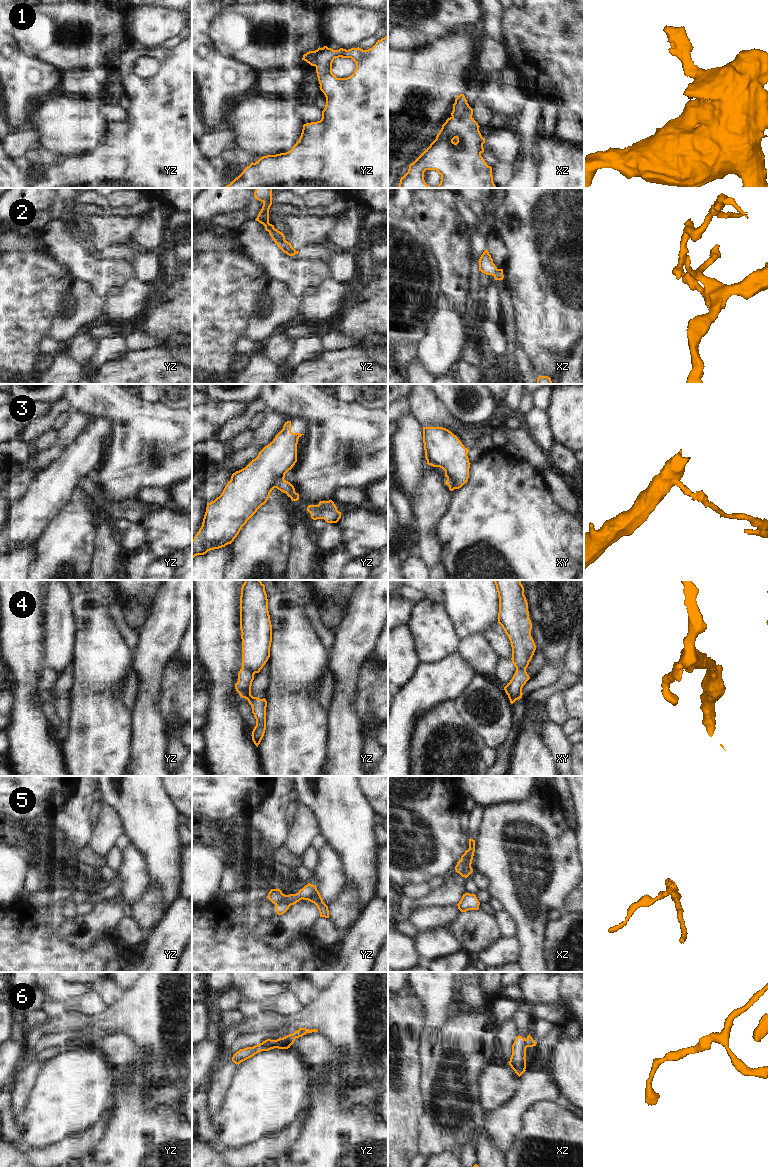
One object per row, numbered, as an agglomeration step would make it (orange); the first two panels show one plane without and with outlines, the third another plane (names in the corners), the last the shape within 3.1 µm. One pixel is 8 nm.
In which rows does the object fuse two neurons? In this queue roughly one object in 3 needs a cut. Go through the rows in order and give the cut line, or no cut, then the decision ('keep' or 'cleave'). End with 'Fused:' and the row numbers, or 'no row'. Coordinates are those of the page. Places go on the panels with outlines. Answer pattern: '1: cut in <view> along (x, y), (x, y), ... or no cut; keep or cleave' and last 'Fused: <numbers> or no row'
1: no cut; keep
2: cut in yz along (275, 229), (276, 238), (274, 241); cleave
3: cut in yz along (283, 479), (278, 480), (275, 487); cleave
4: cut in yz along (242, 667), (250, 670), (253, 674); cleave
5: cut in xz along (469, 849), (470, 856), (459, 873); cleave
6: no cut; keep
Fused: 2, 3, 4, 5

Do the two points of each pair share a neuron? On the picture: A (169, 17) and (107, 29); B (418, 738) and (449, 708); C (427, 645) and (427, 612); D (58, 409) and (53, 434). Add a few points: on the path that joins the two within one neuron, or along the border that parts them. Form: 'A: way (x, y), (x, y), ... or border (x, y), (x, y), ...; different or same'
A: border (125, 14), (125, 29), (131, 42); different
B: way (426, 731), (441, 716); same
C: way (427, 637), (427, 620); same
D: border (52, 427), (37, 439); different

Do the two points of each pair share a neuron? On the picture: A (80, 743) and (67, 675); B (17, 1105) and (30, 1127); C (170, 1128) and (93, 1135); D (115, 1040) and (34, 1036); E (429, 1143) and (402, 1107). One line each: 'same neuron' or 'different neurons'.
A: different neurons
B: different neurons
C: different neurons
D: different neurons
E: different neurons

